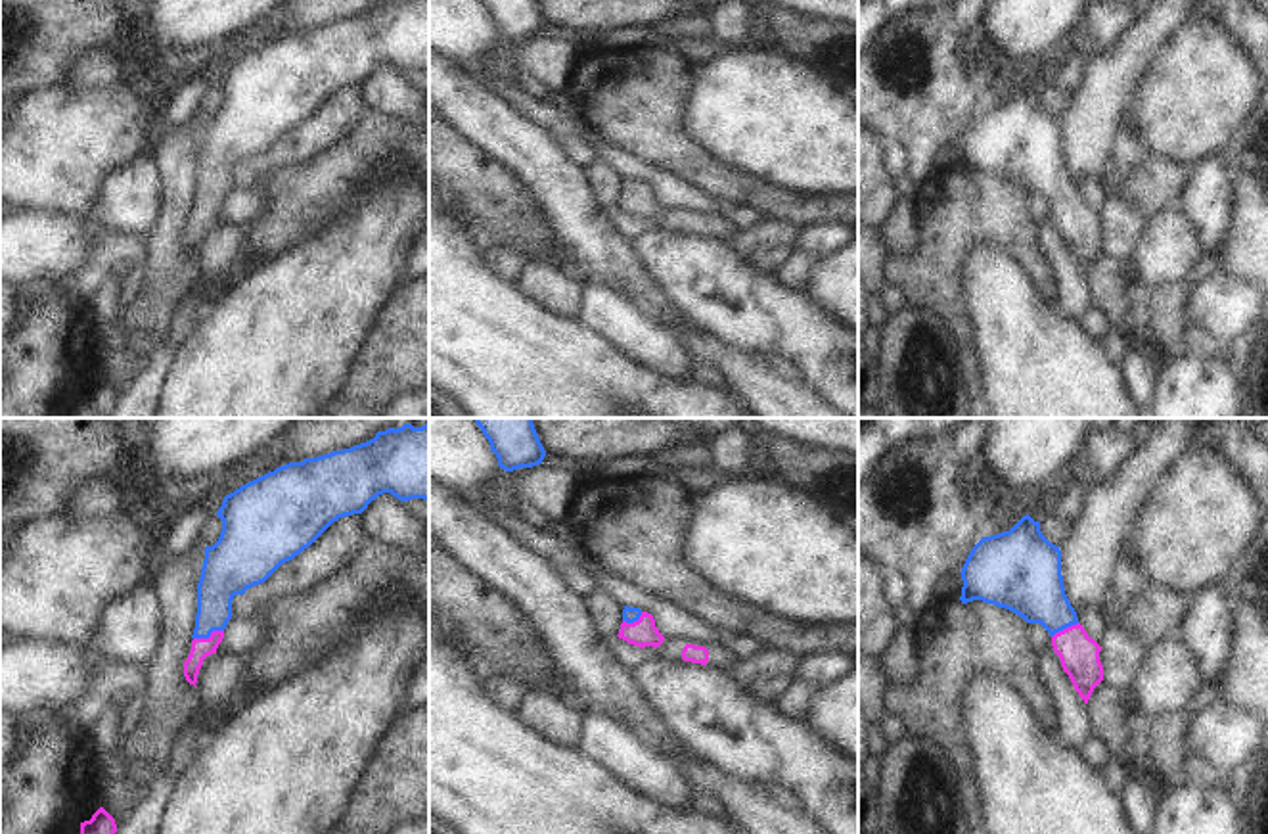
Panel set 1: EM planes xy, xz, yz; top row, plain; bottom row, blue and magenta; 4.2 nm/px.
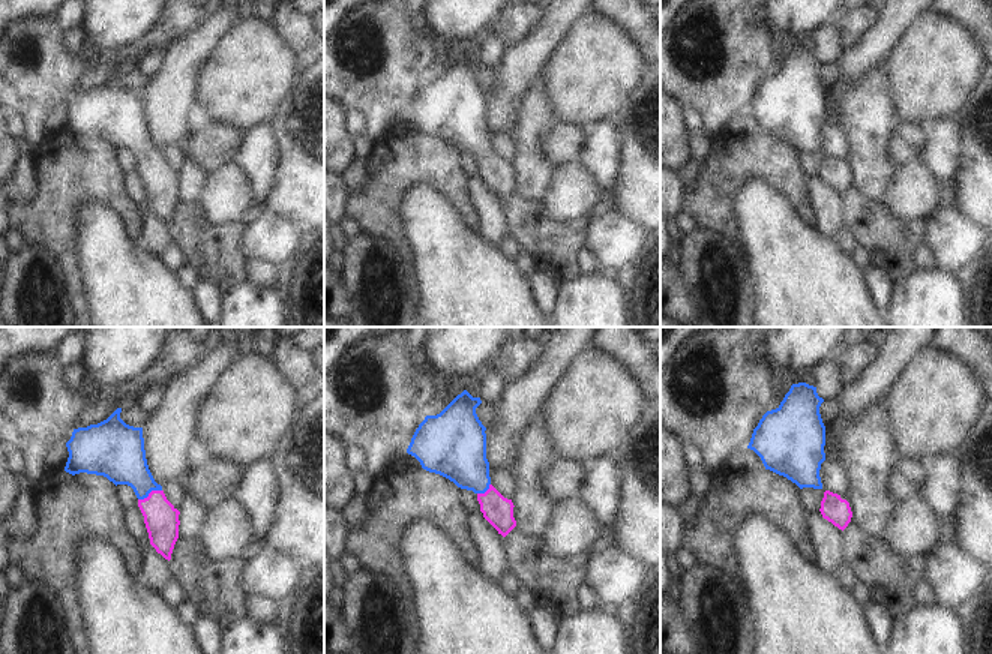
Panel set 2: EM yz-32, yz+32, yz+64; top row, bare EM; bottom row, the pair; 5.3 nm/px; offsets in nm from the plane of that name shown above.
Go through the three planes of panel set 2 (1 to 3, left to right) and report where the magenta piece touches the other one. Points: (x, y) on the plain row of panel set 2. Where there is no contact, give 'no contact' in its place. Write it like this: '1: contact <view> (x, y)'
1: contact yz-32 (149, 156)
2: contact yz+32 (485, 155)
3: no contact

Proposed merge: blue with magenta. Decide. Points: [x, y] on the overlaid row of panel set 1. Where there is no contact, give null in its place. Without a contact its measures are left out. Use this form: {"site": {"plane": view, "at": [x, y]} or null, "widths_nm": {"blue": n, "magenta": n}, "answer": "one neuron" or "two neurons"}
{"site": {"plane": "xy", "at": [207, 637]}, "widths_nm": {"blue": 180, "magenta": 80}, "answer": "one neuron"}

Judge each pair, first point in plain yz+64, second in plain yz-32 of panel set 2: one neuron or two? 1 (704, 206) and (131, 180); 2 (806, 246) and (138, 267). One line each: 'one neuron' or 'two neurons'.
1: two neurons
2: one neuron

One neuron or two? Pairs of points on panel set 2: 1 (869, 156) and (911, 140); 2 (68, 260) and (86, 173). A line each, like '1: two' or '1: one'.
1: two
2: one

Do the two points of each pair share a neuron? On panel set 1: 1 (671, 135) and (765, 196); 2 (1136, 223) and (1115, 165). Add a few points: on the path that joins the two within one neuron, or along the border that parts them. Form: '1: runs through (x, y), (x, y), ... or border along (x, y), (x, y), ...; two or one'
1: runs through (694, 158), (713, 177), (742, 188); one
2: runs through (1123, 209), (1113, 200), (1113, 179); one

